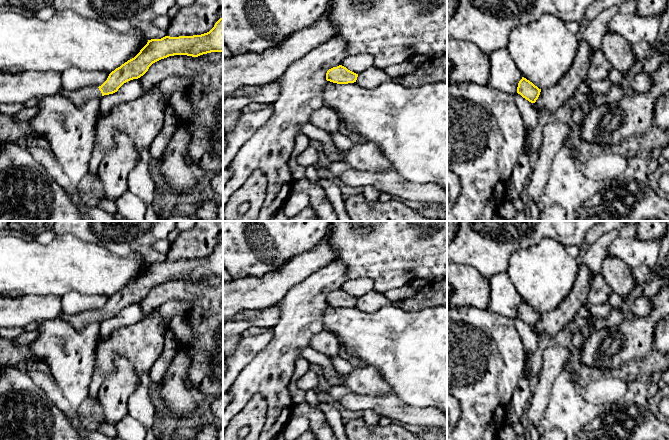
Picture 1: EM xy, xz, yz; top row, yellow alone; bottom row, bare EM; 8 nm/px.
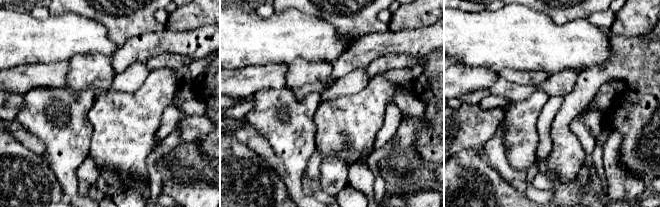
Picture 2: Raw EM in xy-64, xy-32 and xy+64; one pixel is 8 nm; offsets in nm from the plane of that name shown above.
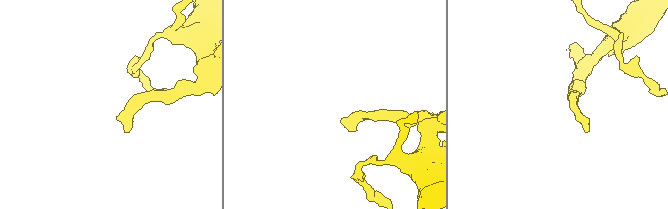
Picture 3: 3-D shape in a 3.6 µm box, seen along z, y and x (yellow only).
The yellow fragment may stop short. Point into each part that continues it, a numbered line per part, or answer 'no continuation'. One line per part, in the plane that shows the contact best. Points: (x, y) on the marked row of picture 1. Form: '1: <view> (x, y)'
1: xy (78, 97)

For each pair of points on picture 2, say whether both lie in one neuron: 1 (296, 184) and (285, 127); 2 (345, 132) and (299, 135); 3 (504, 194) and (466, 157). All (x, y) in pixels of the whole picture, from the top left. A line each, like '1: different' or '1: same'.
1: same
2: different
3: same

